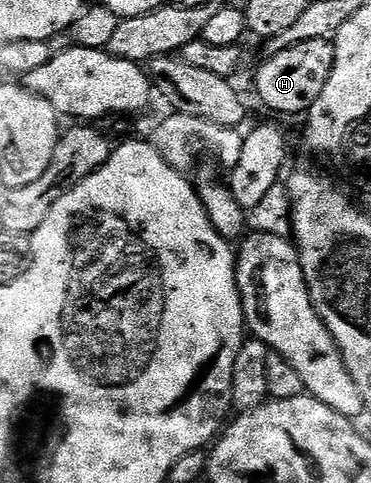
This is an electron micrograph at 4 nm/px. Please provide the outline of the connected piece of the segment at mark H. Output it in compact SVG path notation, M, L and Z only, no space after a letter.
M329 38L300 41L270 59L263 58L260 63L254 75L254 87L258 90L259 101L270 111L301 116L309 112L316 97L324 93L324 85L328 85L334 64L334 44Z

